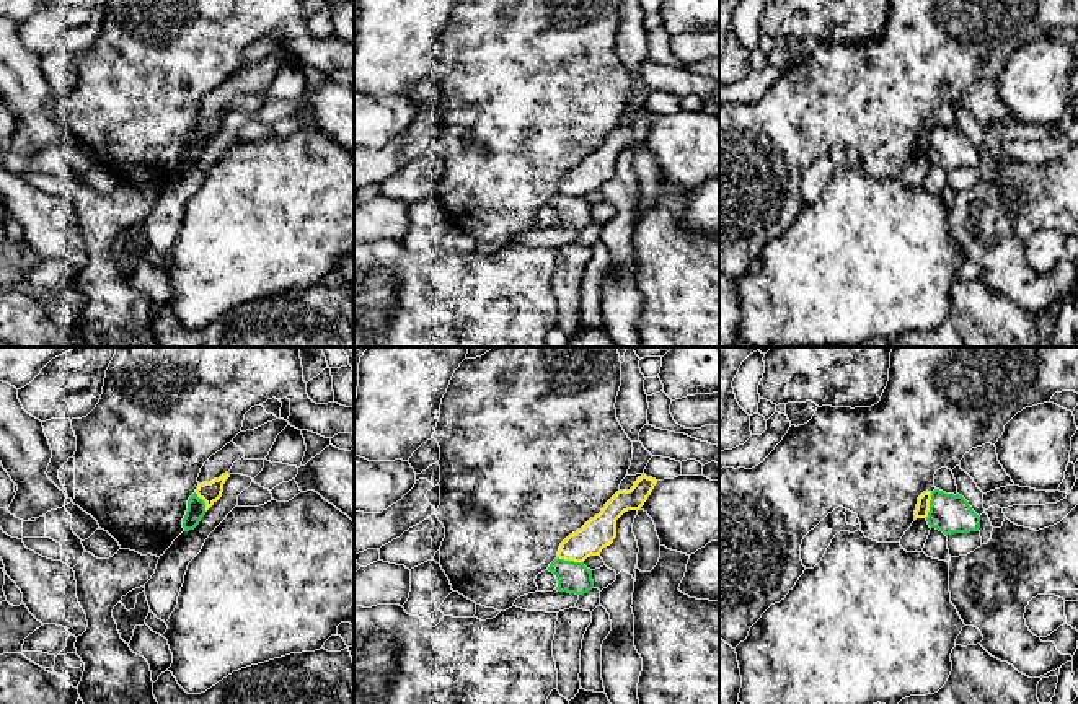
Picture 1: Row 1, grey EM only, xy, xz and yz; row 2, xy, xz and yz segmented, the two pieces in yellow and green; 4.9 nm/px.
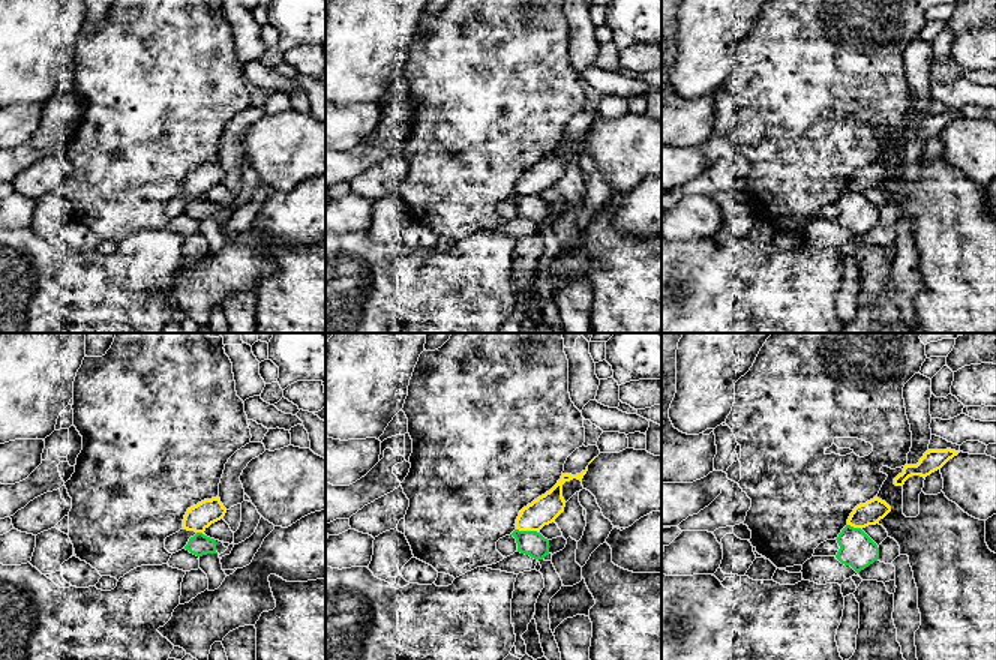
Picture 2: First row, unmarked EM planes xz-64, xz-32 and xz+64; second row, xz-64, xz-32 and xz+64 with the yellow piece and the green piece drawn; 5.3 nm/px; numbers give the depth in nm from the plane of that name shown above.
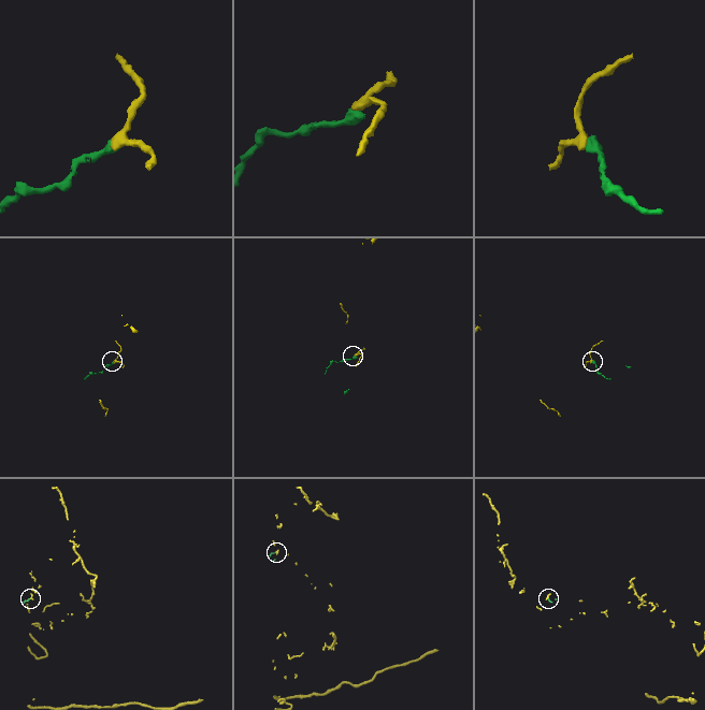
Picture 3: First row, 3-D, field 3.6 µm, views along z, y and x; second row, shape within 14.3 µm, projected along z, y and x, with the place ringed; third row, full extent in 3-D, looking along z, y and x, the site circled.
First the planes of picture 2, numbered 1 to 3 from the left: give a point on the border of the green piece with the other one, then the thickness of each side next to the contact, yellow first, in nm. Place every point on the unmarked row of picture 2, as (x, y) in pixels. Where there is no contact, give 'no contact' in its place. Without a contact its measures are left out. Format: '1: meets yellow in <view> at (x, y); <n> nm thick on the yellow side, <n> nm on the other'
1: meets yellow in xz-64 at (200, 195); 140 nm thick on the yellow side, 120 nm on the other
2: meets yellow in xz-32 at (527, 194); 150 nm thick on the yellow side, 140 nm on the other
3: meets yellow in xz+64 at (855, 191); 120 nm thick on the yellow side, 190 nm on the other

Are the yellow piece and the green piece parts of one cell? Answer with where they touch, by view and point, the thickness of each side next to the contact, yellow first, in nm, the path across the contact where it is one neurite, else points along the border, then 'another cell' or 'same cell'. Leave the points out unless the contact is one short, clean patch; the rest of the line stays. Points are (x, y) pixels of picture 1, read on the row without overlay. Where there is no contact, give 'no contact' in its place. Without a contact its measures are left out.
meets yellow in xz at (571, 194); 160 nm thick on the yellow side, 160 nm on the other; border along xz (558, 191), (583, 198); another cell

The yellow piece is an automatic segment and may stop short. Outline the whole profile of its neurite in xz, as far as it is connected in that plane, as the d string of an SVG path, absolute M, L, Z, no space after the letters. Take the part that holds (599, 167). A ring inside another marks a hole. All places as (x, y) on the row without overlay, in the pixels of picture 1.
M641 111L630 125L618 125L599 150L561 178L558 192L584 197L590 191L600 191L616 173L616 155L628 145L639 145L656 119L656 114Z

